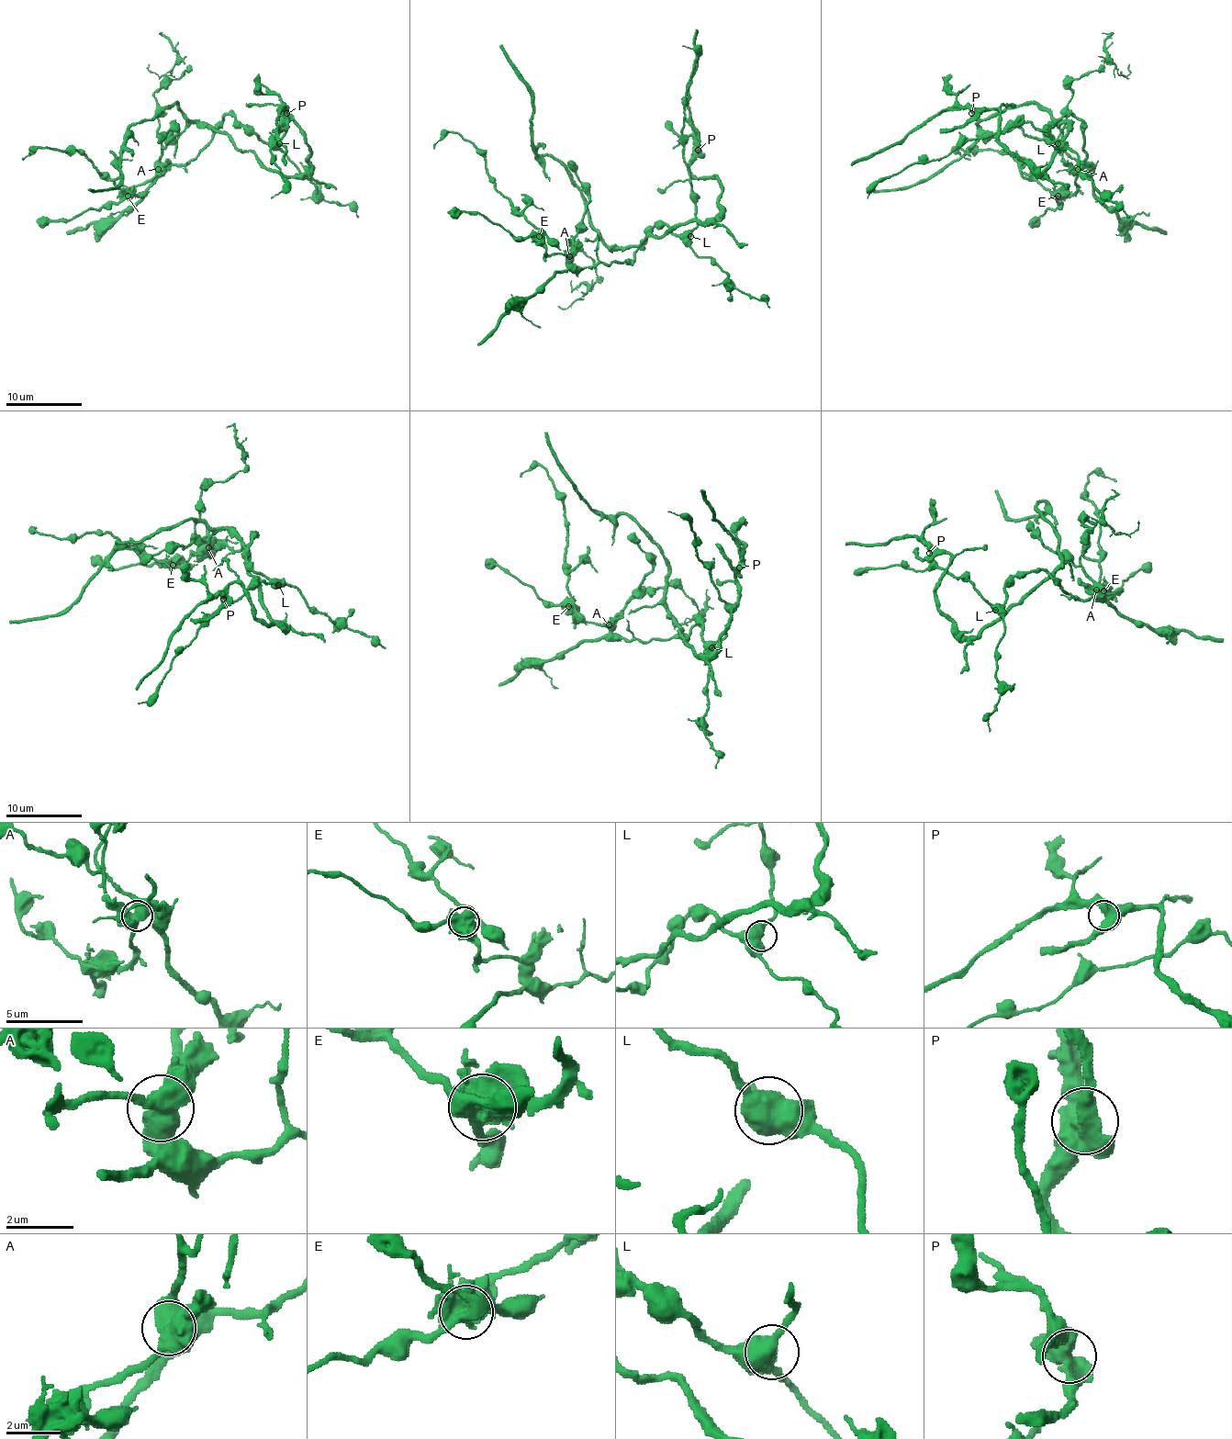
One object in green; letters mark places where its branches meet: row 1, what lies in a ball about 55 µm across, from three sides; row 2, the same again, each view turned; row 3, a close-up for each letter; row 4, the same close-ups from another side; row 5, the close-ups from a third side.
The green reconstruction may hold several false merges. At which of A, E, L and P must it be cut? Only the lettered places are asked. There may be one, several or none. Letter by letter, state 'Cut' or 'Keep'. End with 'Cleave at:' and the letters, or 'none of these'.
A: Cut
E: Cut
L: Keep
P: Keep
Cleave at: A, E

